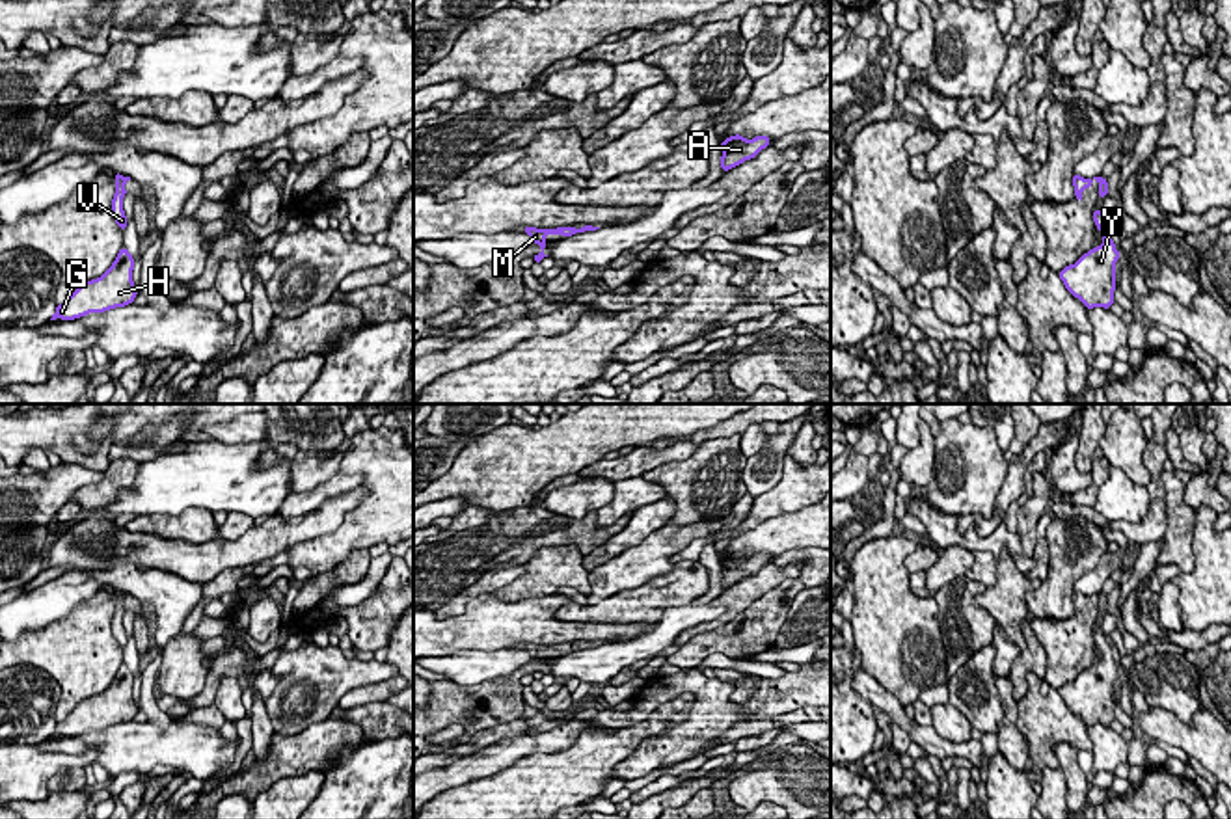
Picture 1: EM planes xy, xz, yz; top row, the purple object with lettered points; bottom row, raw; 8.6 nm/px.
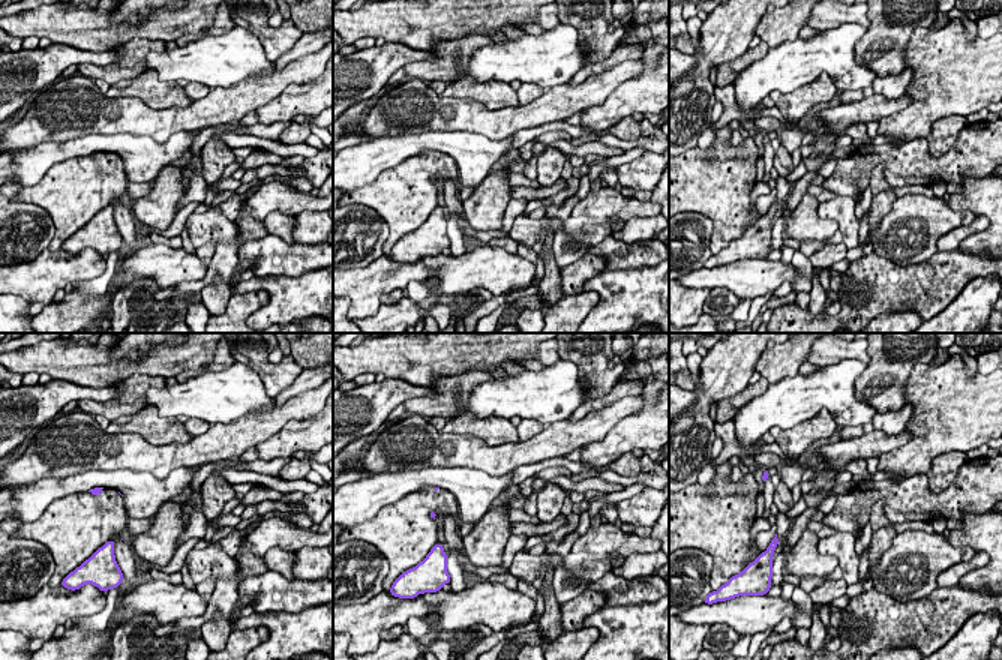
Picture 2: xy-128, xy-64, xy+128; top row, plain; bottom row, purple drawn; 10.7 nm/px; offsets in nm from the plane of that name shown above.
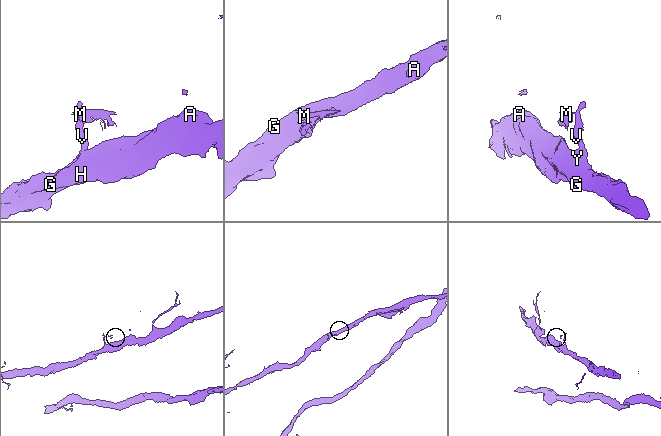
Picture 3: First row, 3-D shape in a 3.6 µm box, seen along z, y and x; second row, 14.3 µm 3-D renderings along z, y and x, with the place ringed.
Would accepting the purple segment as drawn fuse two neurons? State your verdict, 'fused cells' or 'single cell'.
fused cells

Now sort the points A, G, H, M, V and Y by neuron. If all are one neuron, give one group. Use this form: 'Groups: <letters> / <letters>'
Groups: A G H V Y / M

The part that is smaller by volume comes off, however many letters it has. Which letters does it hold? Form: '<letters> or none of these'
M

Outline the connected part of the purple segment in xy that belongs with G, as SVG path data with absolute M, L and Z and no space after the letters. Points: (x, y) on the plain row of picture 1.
M123 663L112 683L97 696L82 700L63 720L56 722L50 737L74 737L89 730L104 730L134 718L134 676Z

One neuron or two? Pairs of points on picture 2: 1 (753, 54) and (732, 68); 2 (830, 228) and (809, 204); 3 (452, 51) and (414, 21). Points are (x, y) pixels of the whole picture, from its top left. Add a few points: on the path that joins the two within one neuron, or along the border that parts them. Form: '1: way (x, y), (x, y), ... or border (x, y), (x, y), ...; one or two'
1: way (749, 57), (737, 65); one
2: way (822, 227), (809, 212); one
3: border (474, 33), (452, 41), (440, 41), (431, 51); two

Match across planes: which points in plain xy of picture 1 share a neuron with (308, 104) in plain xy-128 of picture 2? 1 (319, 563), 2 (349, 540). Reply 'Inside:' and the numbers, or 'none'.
Inside: 1, 2

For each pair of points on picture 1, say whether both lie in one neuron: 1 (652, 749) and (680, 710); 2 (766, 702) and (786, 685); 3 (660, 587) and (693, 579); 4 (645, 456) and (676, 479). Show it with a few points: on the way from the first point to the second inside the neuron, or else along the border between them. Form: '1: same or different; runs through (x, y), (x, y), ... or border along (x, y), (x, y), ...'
1: different; border along (695, 698), (682, 721), (650, 738)
2: same; runs through (771, 697), (781, 687)
3: same; runs through (667, 587), (686, 583)
4: different; border along (697, 445), (688, 456), (667, 460), (641, 475)

